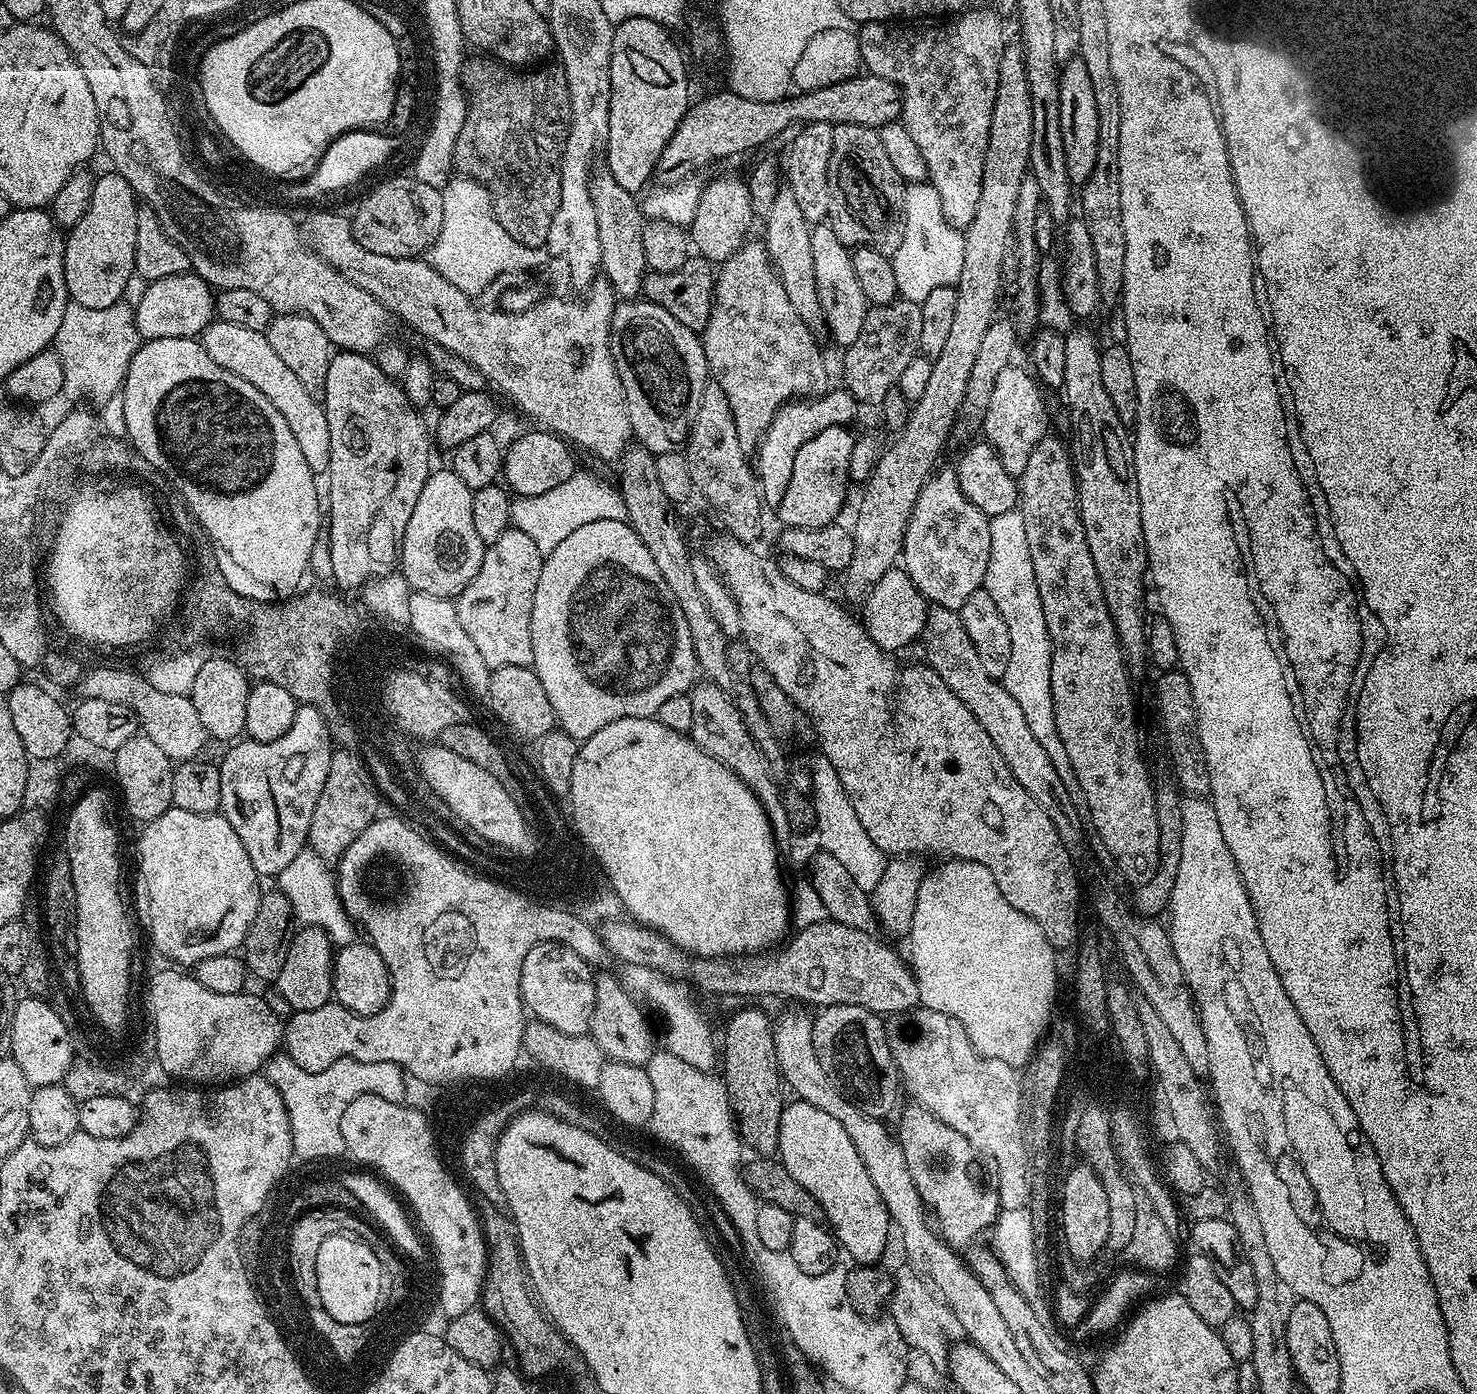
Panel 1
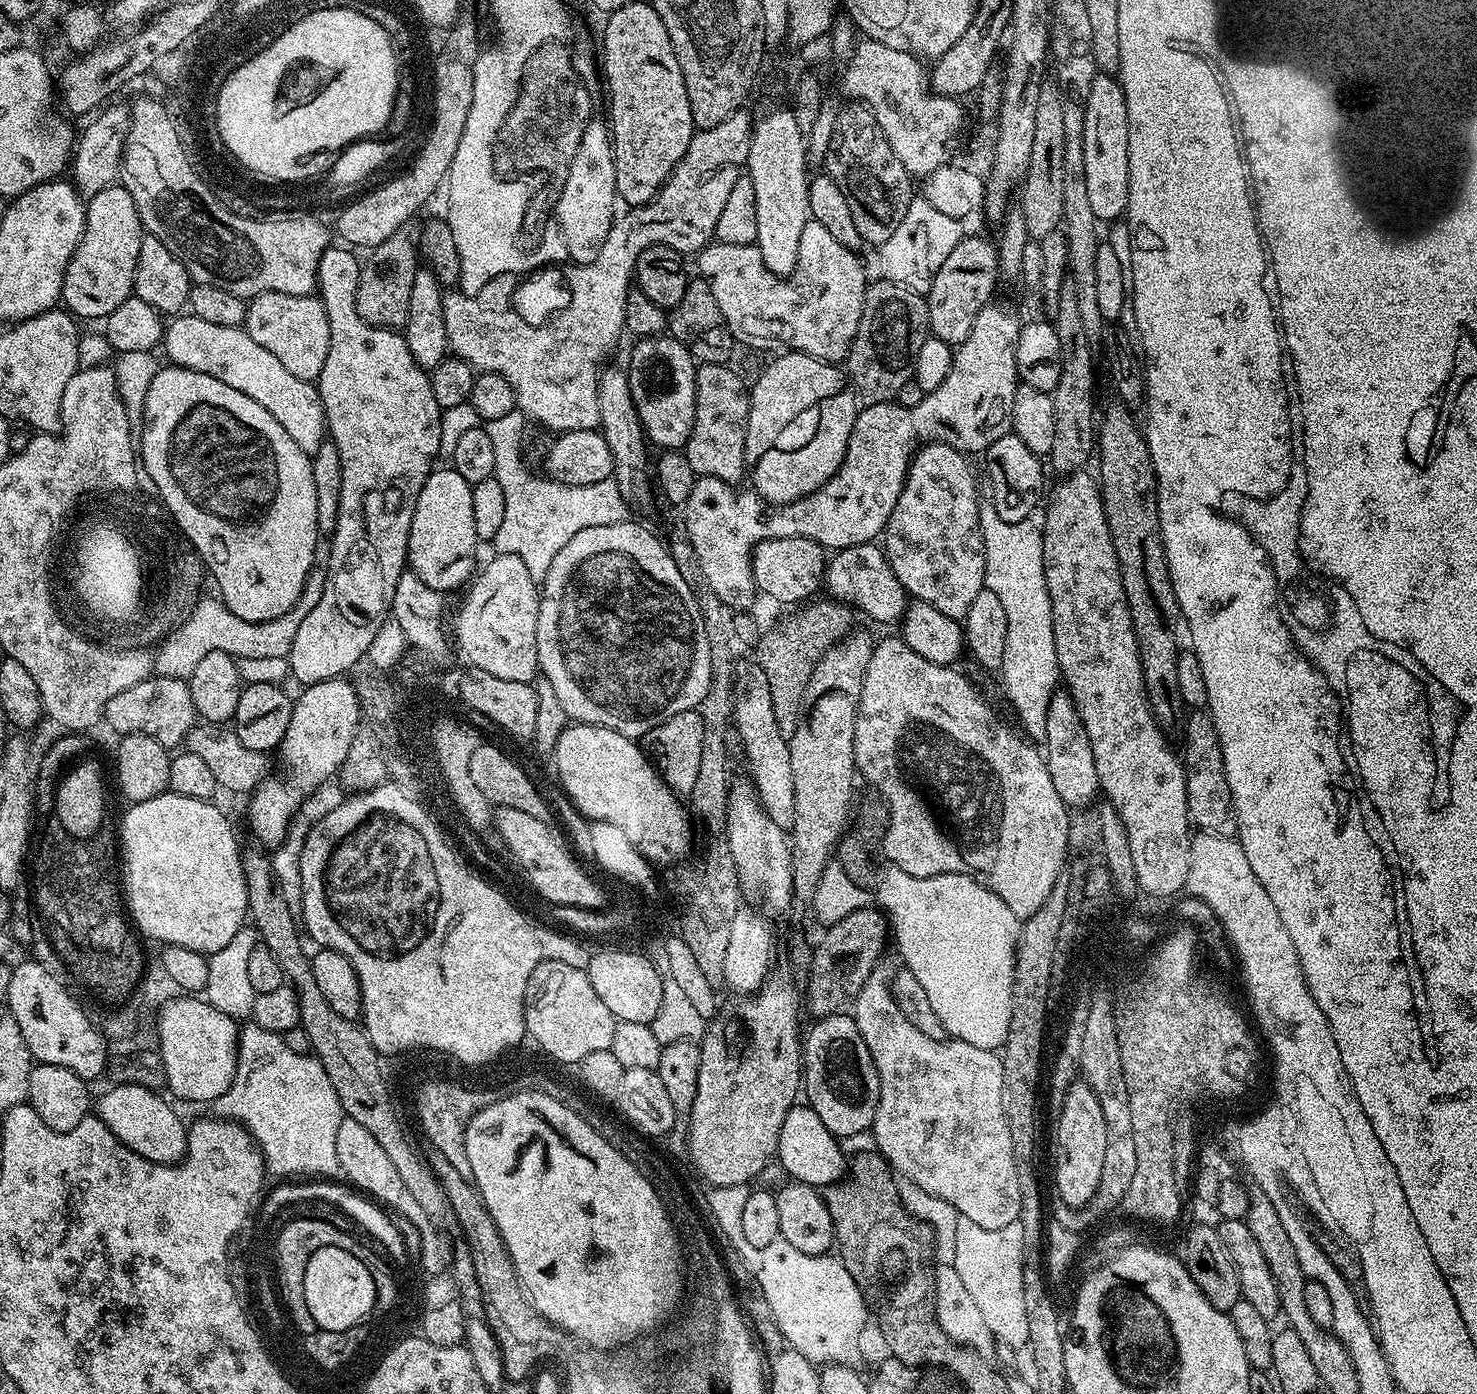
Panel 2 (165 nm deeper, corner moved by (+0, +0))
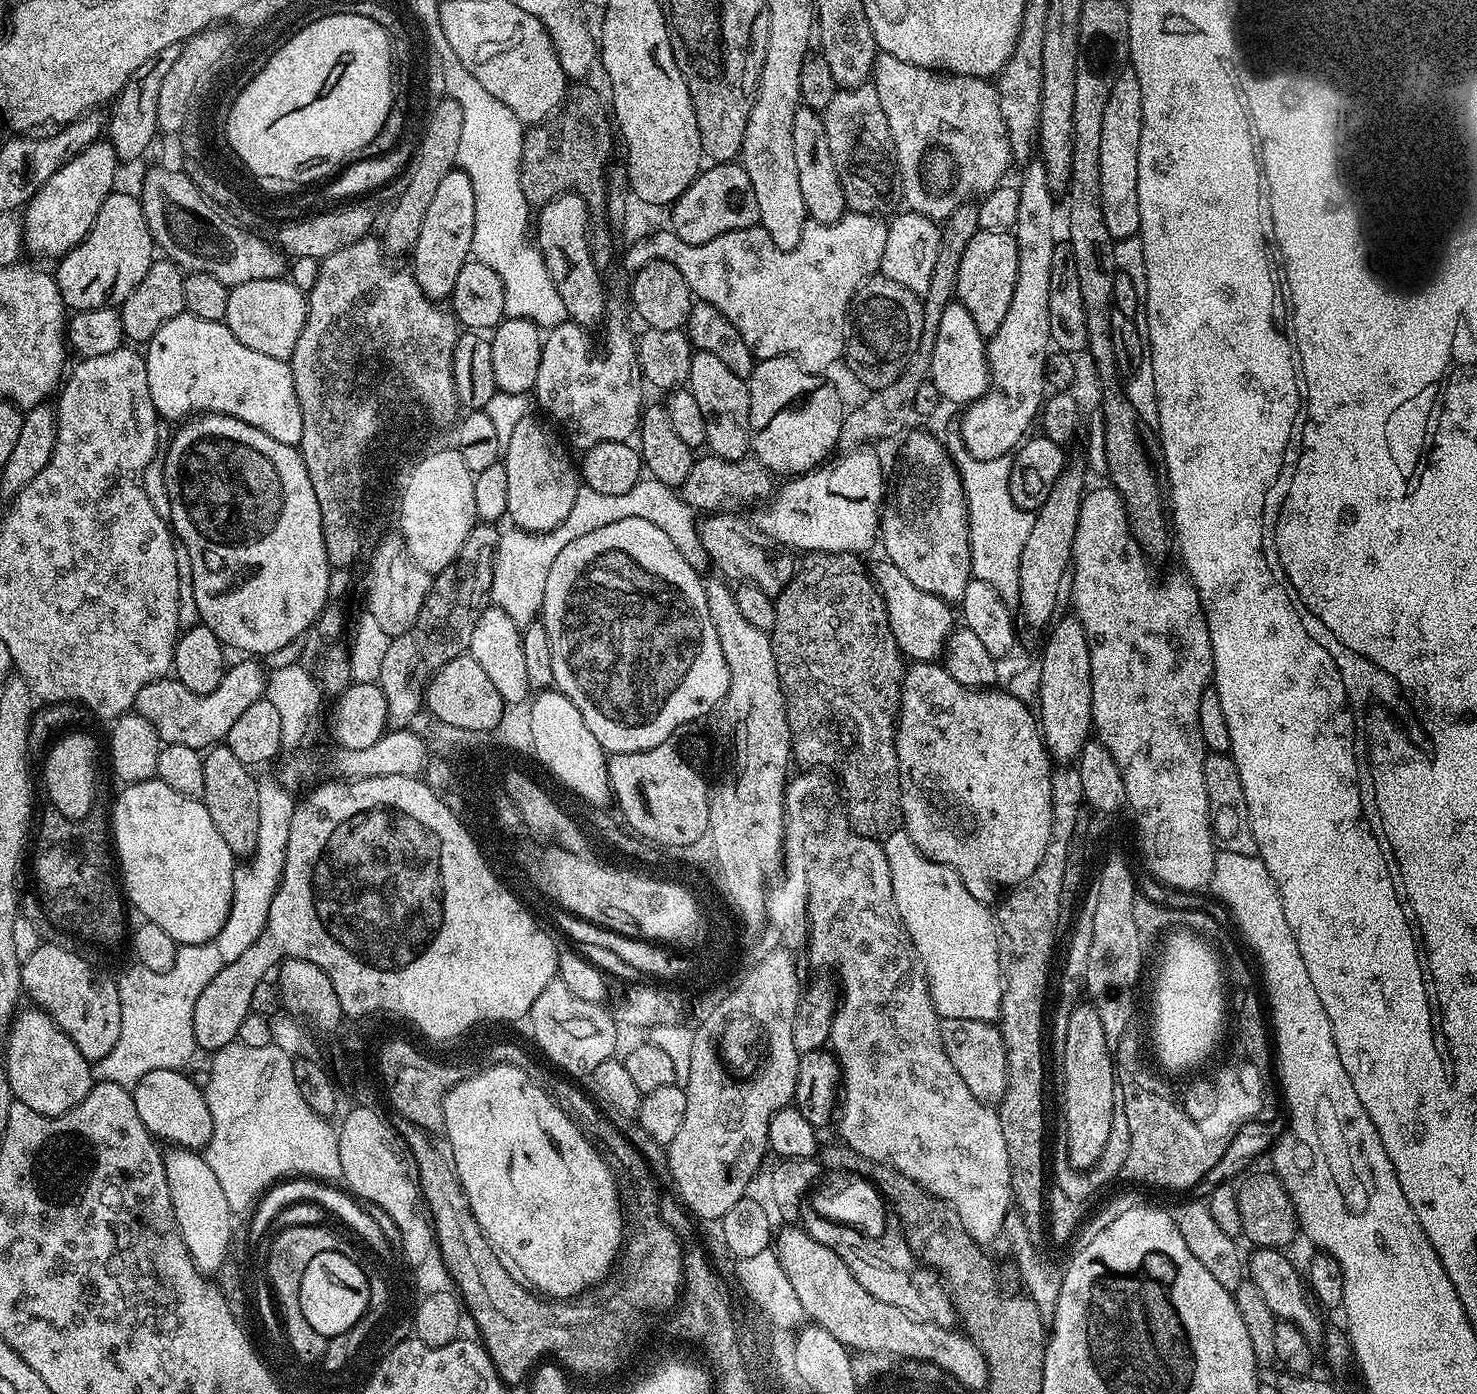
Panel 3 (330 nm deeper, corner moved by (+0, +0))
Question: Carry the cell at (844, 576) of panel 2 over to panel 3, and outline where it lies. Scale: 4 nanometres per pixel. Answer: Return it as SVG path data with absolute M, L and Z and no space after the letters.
M880 558L873 568L871 565L870 575L872 583L884 598L888 625L901 653L912 662L935 661L943 653L948 635L954 631L953 605L934 594L926 594L926 590L918 590L918 586L914 586L914 582L910 582L910 578L906 578L906 574L902 574L902 570L886 558Z

